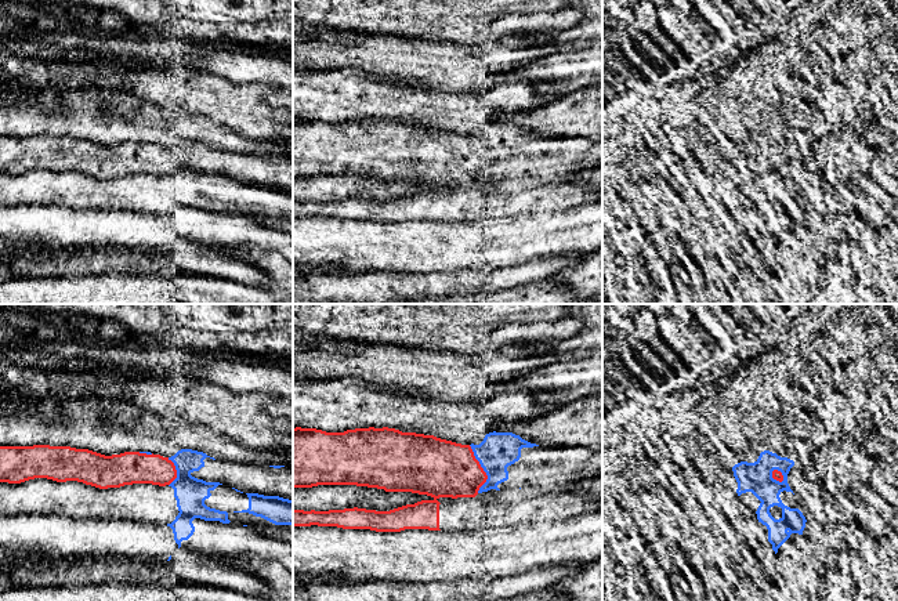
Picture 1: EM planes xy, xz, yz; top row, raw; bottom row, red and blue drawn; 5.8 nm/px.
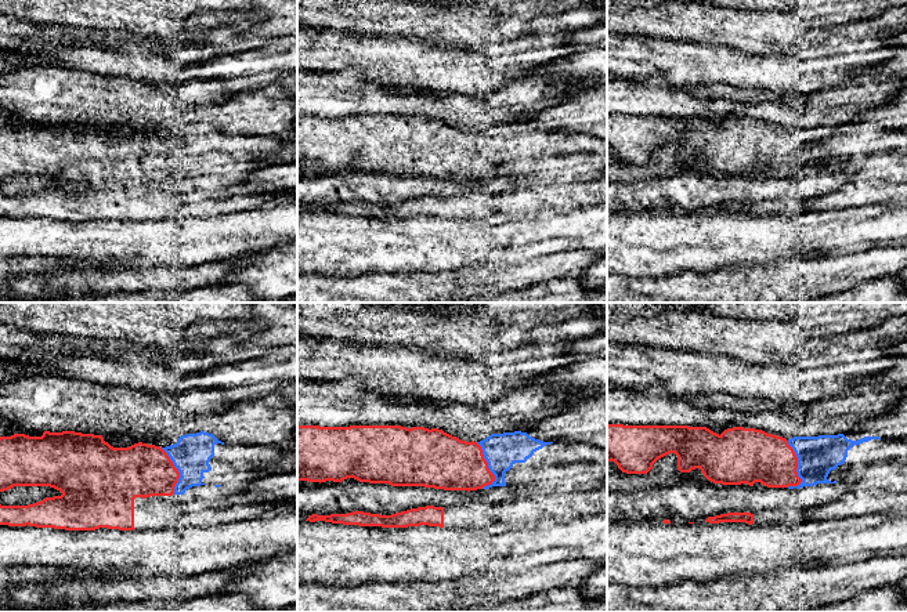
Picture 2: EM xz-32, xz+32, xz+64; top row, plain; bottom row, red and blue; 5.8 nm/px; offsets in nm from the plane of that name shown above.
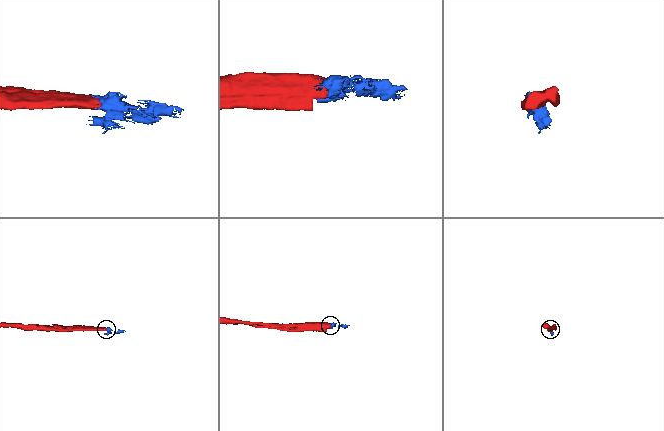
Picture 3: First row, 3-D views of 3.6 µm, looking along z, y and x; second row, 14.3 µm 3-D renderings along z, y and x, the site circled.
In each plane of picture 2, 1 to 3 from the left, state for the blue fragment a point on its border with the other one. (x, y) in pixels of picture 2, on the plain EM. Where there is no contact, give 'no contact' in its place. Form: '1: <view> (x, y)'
1: xz-32 (177, 162)
2: xz+32 (487, 158)
3: xz+64 (797, 155)

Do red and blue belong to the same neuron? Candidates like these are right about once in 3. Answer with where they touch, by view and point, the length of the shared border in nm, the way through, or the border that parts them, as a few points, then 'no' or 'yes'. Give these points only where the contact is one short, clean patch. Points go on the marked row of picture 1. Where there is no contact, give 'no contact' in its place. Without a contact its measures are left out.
meets red in xz at (482, 469); contact 280 nm long; yes

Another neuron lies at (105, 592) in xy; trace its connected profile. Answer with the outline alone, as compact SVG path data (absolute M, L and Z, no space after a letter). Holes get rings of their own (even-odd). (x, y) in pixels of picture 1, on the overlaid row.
M101 583L83 586L51 586L40 589L11 589L0 591L0 601L267 601L258 595L209 586L178 586L173 591L166 584Z

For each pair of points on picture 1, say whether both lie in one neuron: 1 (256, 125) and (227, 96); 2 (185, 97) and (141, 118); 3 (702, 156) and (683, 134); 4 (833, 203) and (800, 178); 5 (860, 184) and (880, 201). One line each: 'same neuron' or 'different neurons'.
1: same neuron
2: different neurons
3: different neurons
4: same neuron
5: same neuron

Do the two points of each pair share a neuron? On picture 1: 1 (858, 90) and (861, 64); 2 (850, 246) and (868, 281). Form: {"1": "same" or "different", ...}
{"1": "same", "2": "same"}

